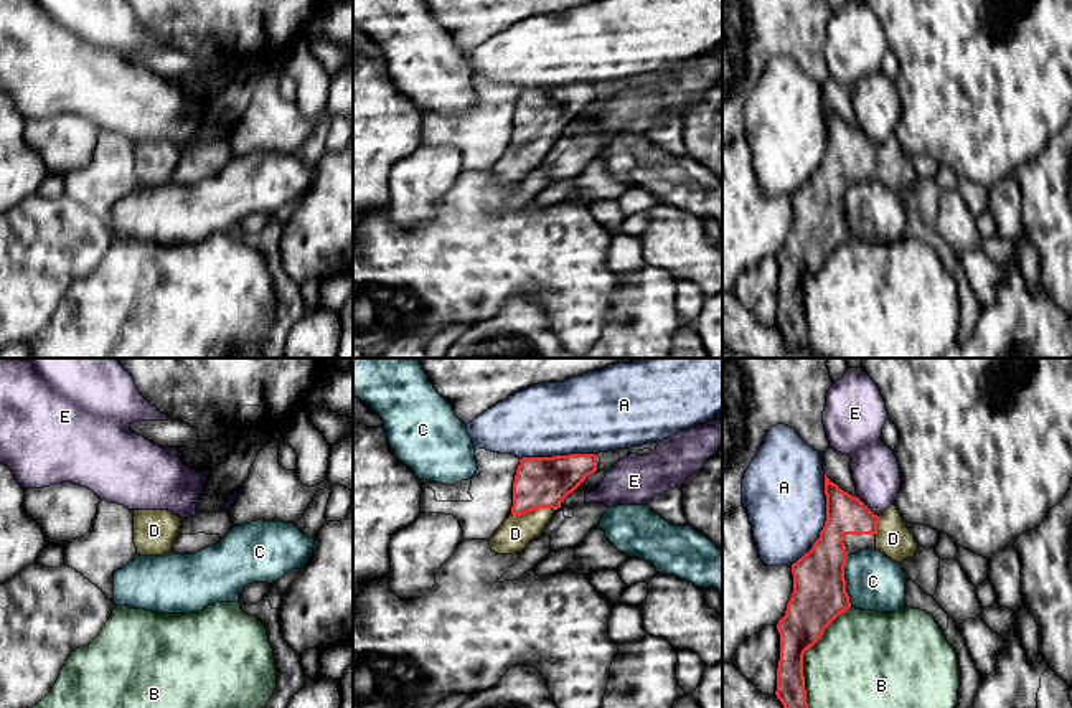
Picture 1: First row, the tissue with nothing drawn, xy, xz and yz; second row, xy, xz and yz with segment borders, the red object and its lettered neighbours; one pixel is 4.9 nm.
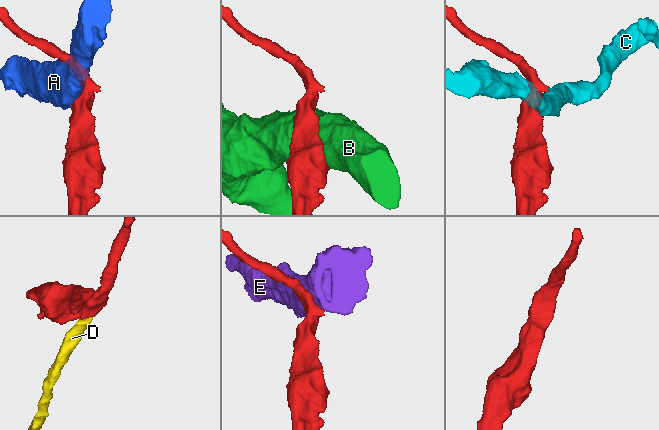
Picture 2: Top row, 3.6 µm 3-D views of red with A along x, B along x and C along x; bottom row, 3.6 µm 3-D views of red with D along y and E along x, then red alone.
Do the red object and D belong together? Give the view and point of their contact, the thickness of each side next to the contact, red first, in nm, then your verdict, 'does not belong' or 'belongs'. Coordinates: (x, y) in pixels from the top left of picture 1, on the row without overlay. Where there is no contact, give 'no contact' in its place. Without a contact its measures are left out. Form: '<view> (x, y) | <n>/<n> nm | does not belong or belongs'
xz (531, 141) | 260/160 nm | belongs

